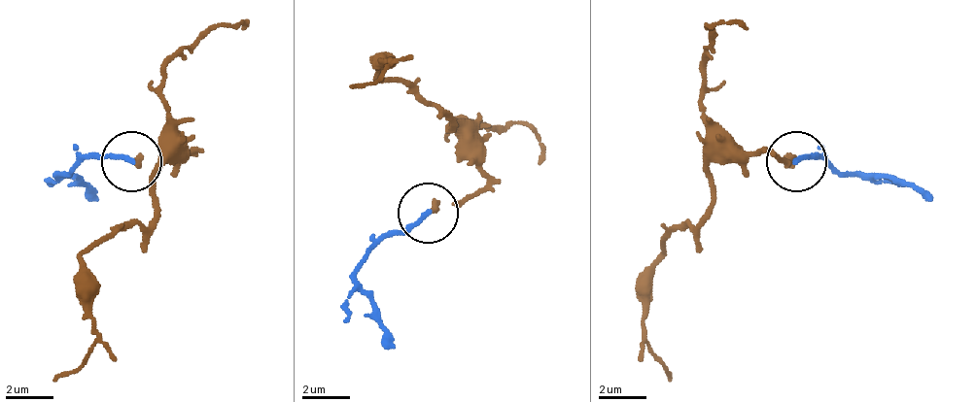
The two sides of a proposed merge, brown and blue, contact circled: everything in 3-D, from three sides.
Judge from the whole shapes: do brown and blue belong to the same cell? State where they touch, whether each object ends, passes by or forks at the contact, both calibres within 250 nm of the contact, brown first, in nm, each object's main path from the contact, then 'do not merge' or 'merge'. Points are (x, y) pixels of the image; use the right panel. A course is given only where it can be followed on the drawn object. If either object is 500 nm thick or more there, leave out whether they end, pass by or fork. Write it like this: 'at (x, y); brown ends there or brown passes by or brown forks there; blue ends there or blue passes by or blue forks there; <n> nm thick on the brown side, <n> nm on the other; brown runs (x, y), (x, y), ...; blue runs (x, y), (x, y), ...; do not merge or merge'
at (796, 161); brown ends there; blue ends there; 280 nm thick on the brown side, 200 nm on the other; brown runs (797, 160), (767, 153), (731, 153), (707, 166), (707, 214), (659, 256), (641, 341), (665, 364), (671, 383); blue runs (797, 160), (827, 160), (857, 172), (906, 178), (930, 202); merge

